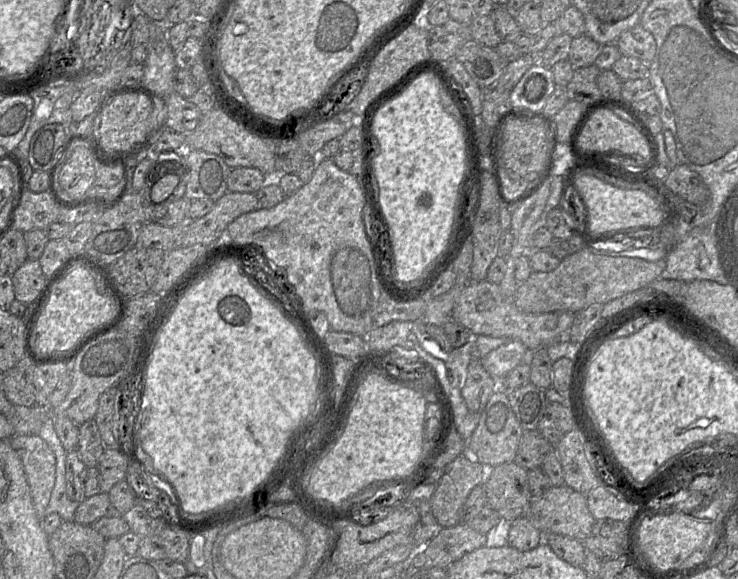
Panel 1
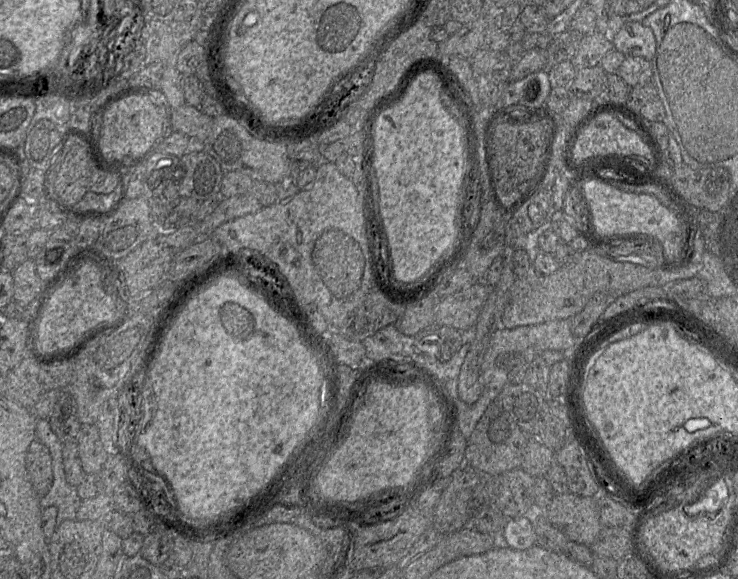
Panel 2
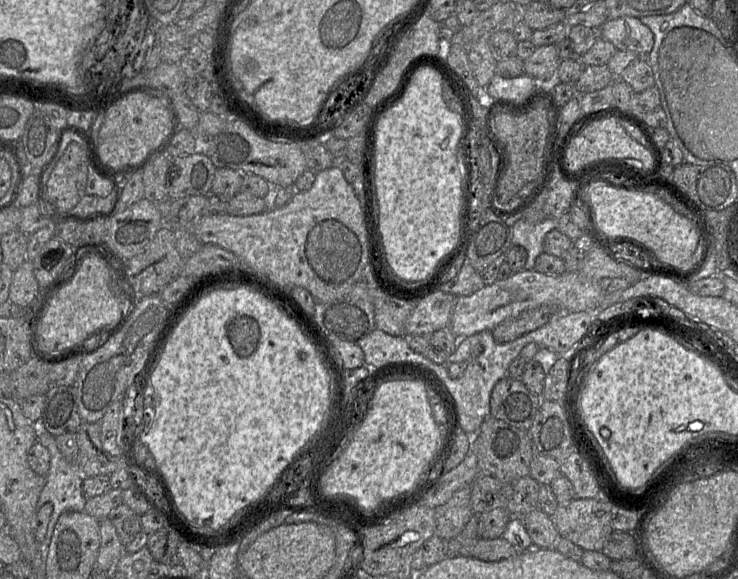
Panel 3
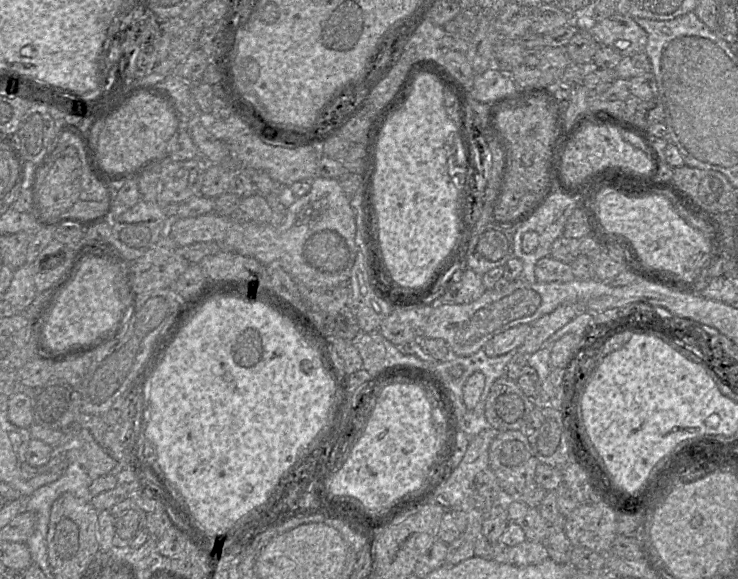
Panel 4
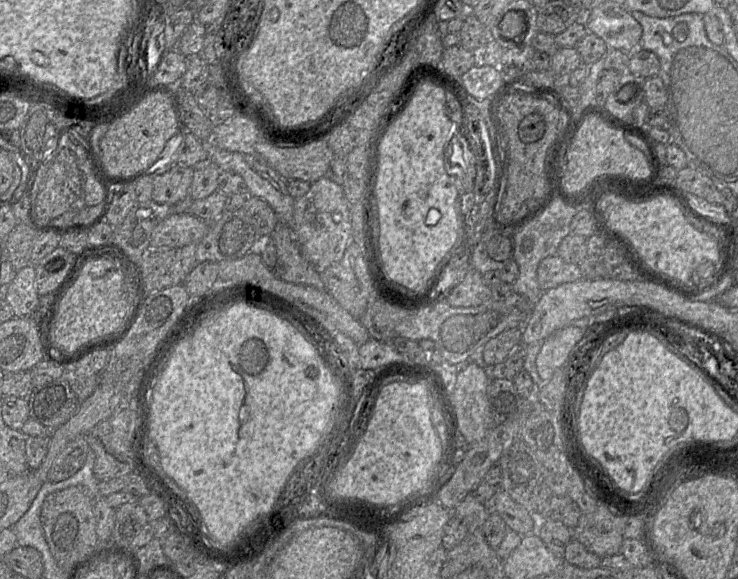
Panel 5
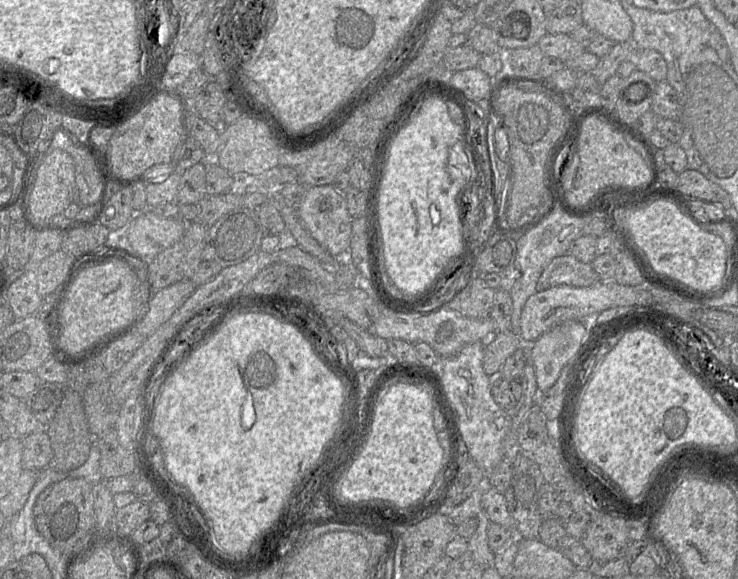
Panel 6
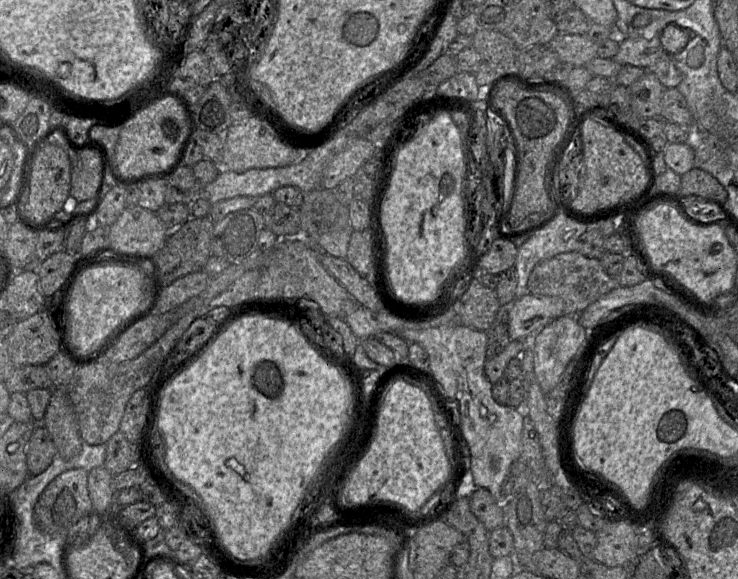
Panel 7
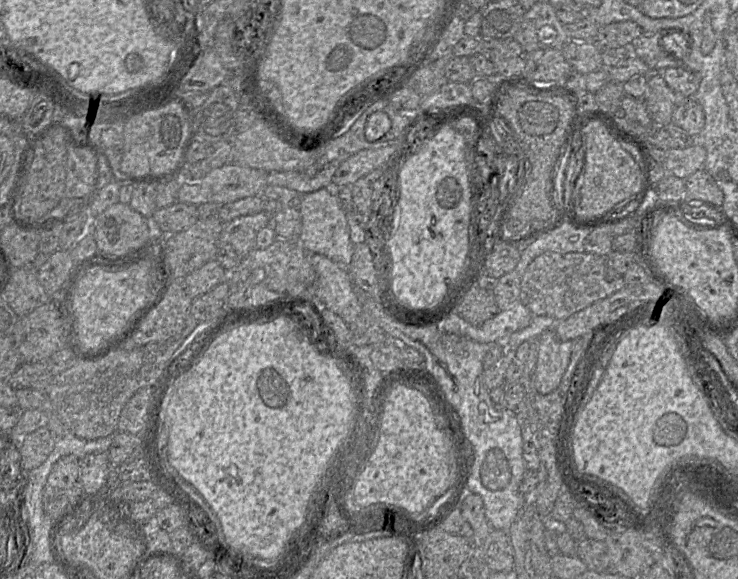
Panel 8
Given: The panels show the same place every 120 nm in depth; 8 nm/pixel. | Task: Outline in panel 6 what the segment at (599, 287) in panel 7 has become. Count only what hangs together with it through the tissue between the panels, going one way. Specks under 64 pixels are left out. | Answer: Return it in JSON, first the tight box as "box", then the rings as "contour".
{"box":[536,254,601,291],"contour":[[[570,254],[554,258],[542,272],[536,291],[567,285],[572,287],[590,287],[601,281],[591,264],[586,264]]]}

